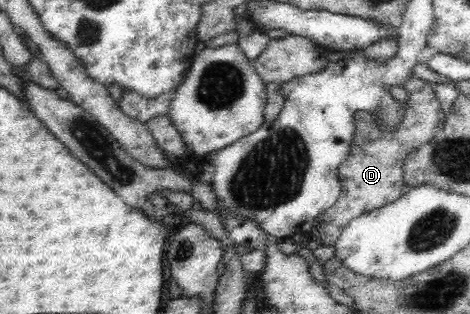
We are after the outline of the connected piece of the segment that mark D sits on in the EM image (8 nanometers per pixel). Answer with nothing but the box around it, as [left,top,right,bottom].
[296,77,445,246]

